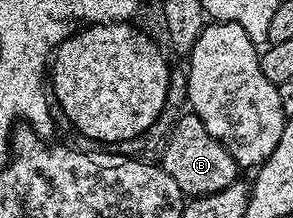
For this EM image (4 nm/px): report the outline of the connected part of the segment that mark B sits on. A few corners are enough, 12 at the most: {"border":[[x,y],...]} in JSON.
{"border":[[196,113],[174,123],[159,164],[186,198],[238,180]]}

